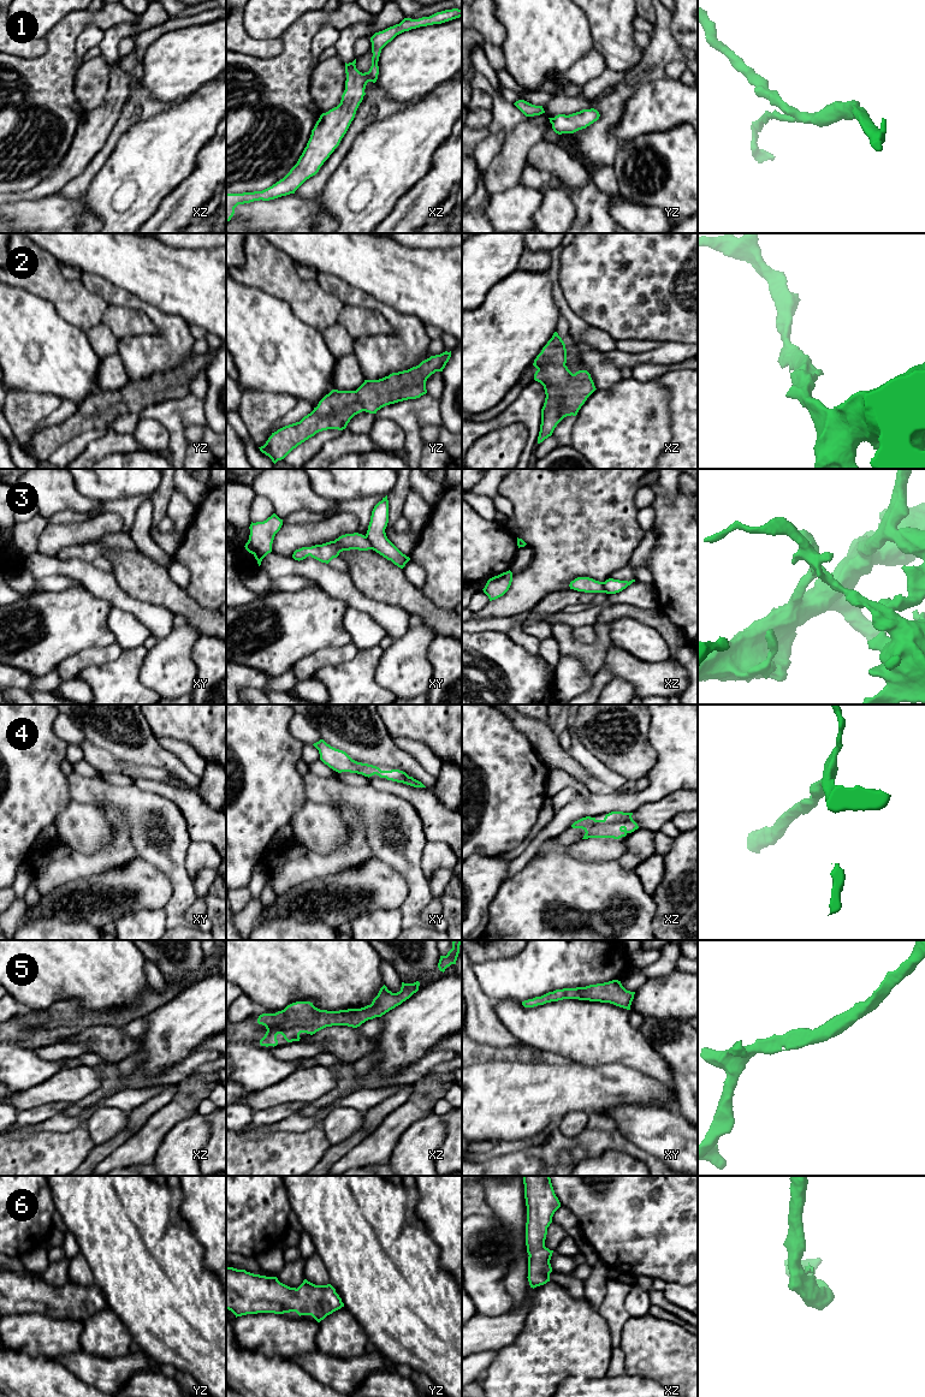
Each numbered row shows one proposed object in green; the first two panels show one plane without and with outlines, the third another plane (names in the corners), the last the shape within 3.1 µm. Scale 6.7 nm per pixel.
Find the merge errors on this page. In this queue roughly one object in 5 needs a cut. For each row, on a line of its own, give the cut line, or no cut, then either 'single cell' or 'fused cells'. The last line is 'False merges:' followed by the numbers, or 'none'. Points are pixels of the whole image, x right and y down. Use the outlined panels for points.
1: no cut; single cell
2: no cut; single cell
3: cut in xy along (366, 535), (372, 548); fused cells
4: no cut; single cell
5: no cut; single cell
6: no cut; single cell
False merges: 3

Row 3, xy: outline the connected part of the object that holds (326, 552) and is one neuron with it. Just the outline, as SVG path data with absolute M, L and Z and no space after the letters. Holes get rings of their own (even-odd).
M345 534L334 541L296 549L292 558L300 561L310 555L321 563L328 564L333 558L337 558L340 552L350 549L368 551L372 549L372 543L367 536L362 534Z

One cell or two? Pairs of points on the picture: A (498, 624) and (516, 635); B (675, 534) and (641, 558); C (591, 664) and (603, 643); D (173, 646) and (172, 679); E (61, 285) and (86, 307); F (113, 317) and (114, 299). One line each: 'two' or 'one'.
A: two
B: two
C: one
D: one
E: one
F: two

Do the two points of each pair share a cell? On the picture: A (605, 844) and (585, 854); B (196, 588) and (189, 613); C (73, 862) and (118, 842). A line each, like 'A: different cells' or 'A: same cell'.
A: same cell
B: different cells
C: same cell

